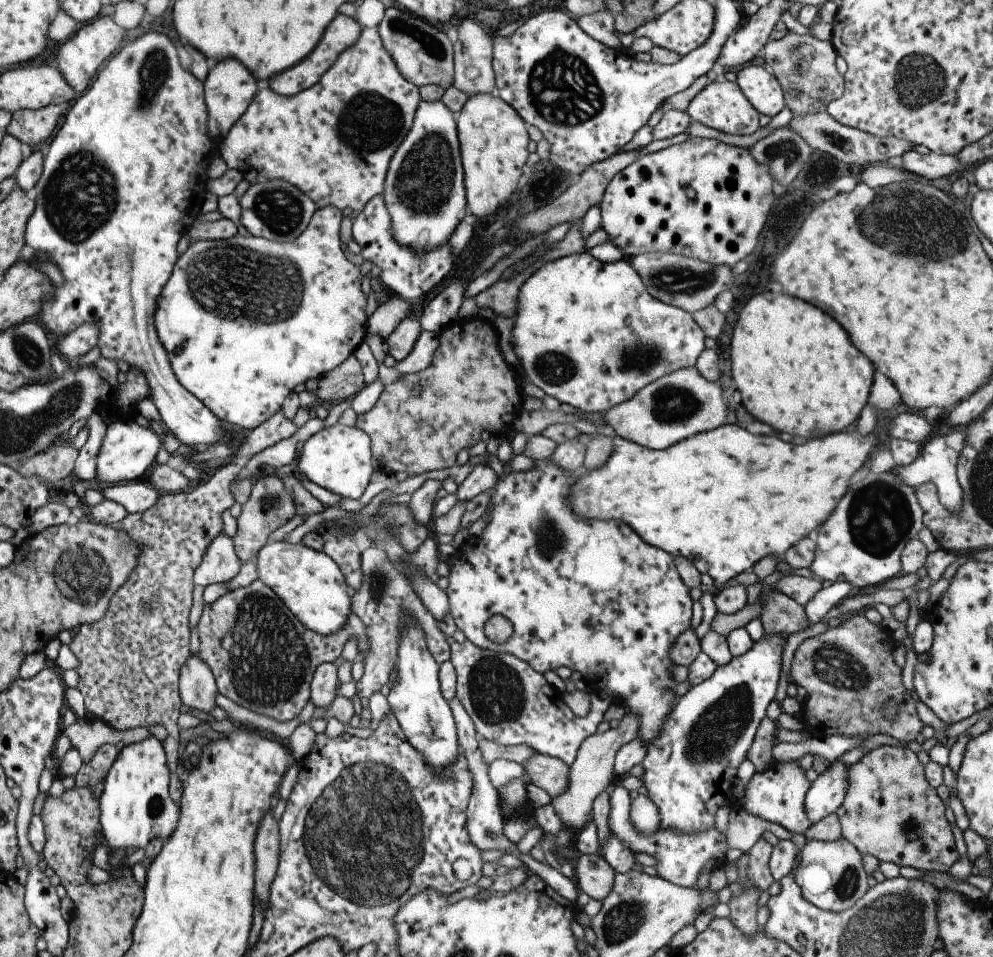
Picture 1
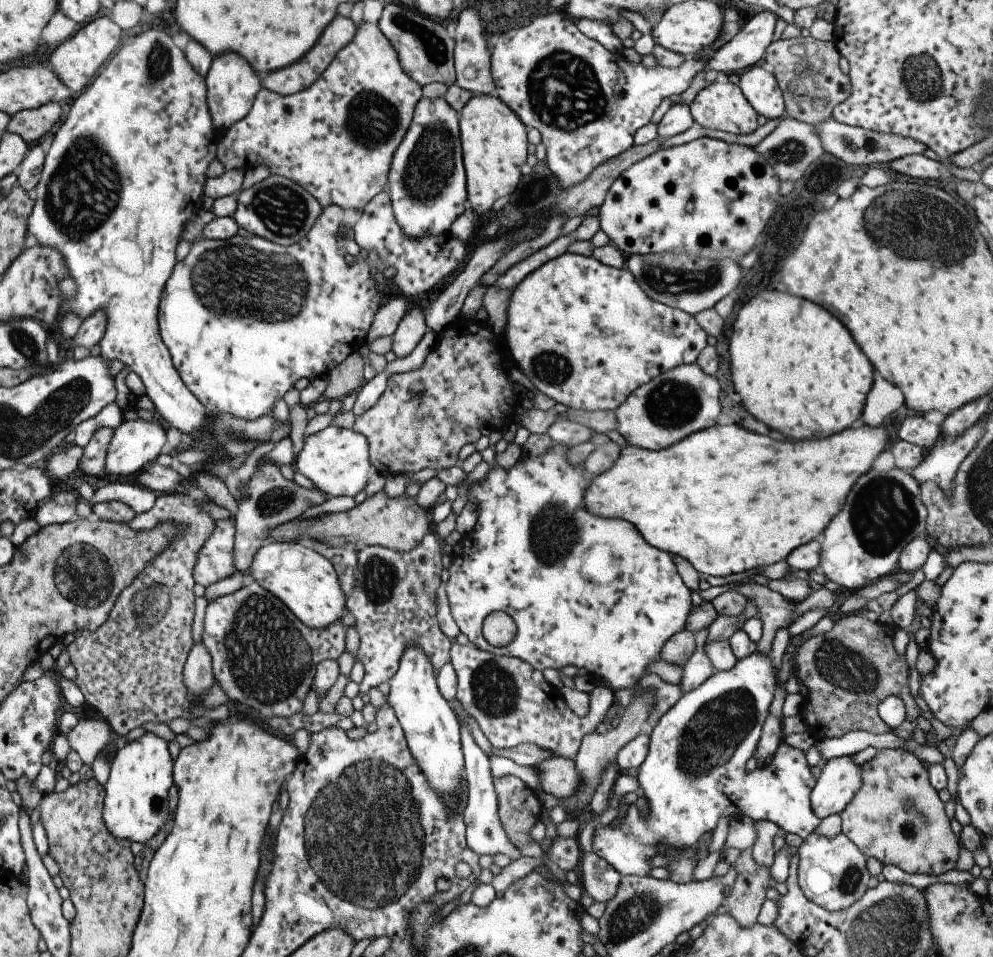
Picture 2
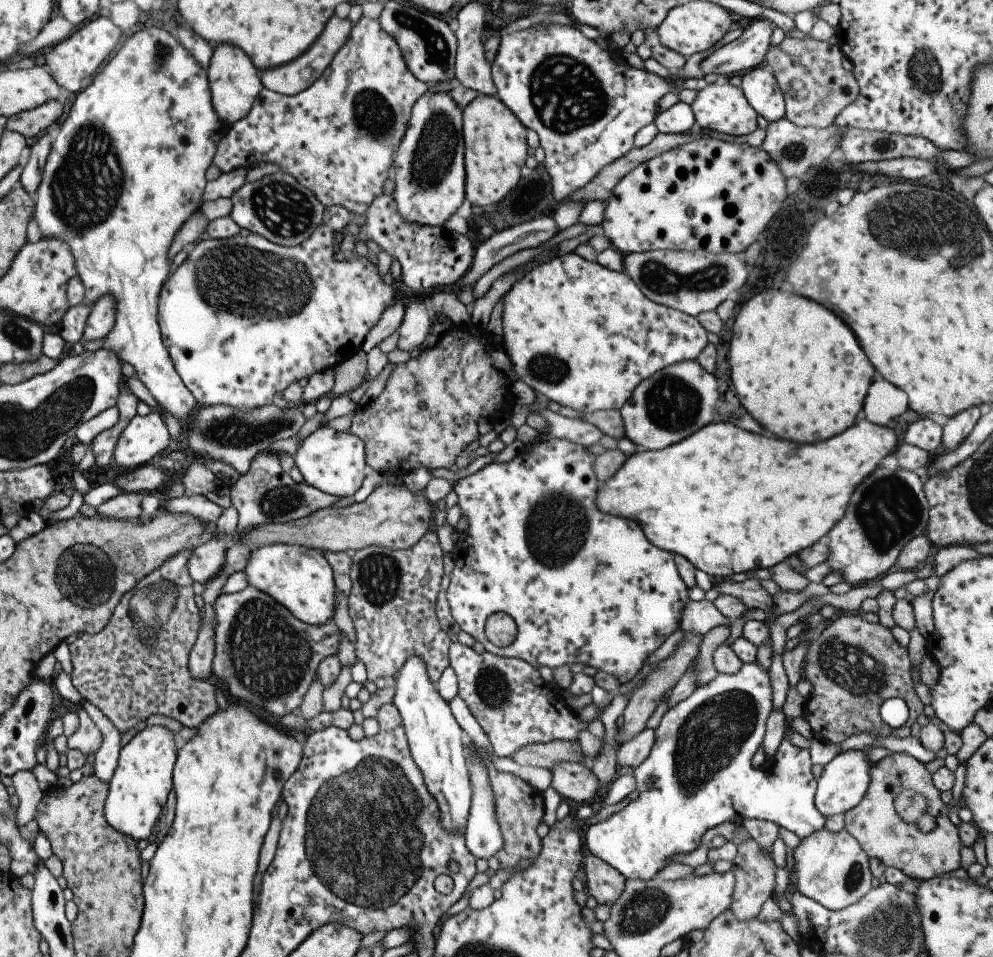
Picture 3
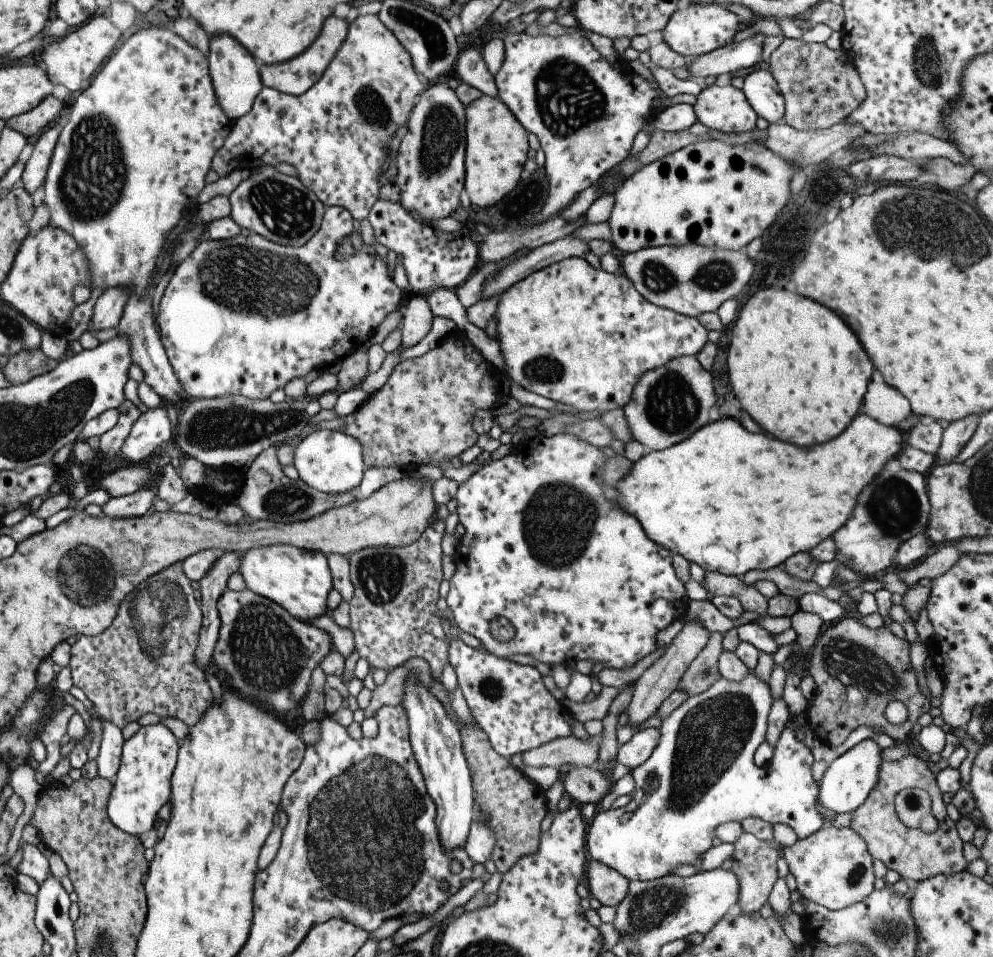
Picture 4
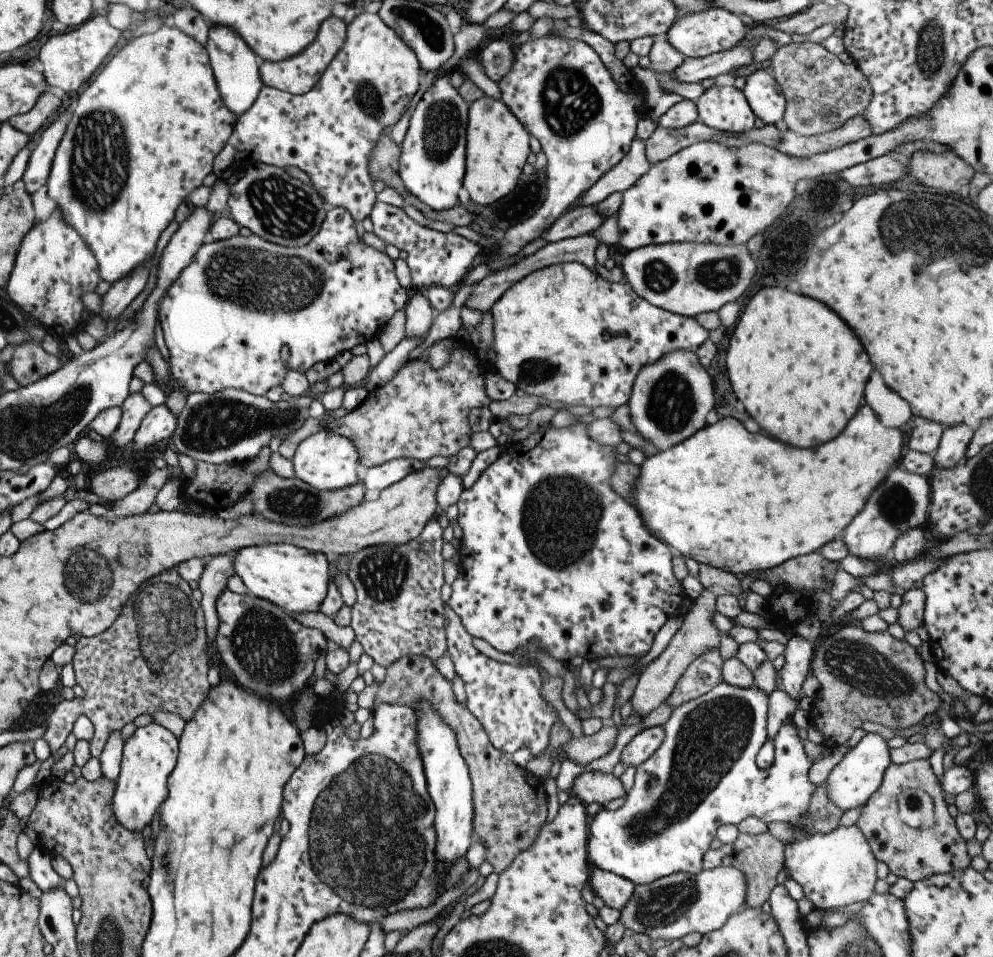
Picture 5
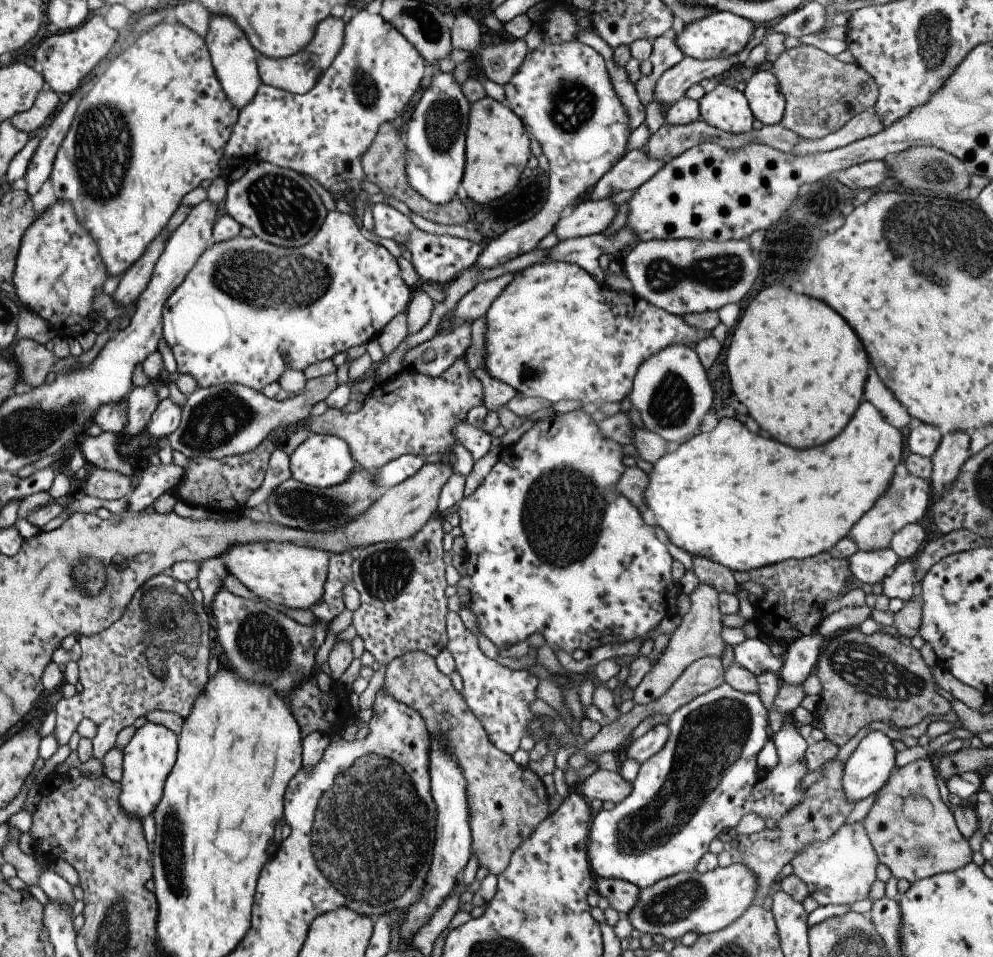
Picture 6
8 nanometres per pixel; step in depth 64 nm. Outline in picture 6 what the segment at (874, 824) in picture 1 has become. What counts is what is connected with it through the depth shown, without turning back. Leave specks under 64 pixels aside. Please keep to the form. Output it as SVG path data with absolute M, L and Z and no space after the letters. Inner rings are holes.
M915 760L911 764L905 764L901 768L893 768L889 772L889 778L881 786L881 790L875 794L875 802L869 806L869 812L861 820L865 836L877 852L877 862L883 864L893 878L907 880L909 884L935 876L935 874L947 874L963 868L965 864L973 864L967 840L959 836L955 828L953 814L947 810L947 806L941 802L937 780L935 780L935 768L931 760ZM909 794L925 796L933 806L933 818L925 824L907 824L901 816L901 804L903 798Z

